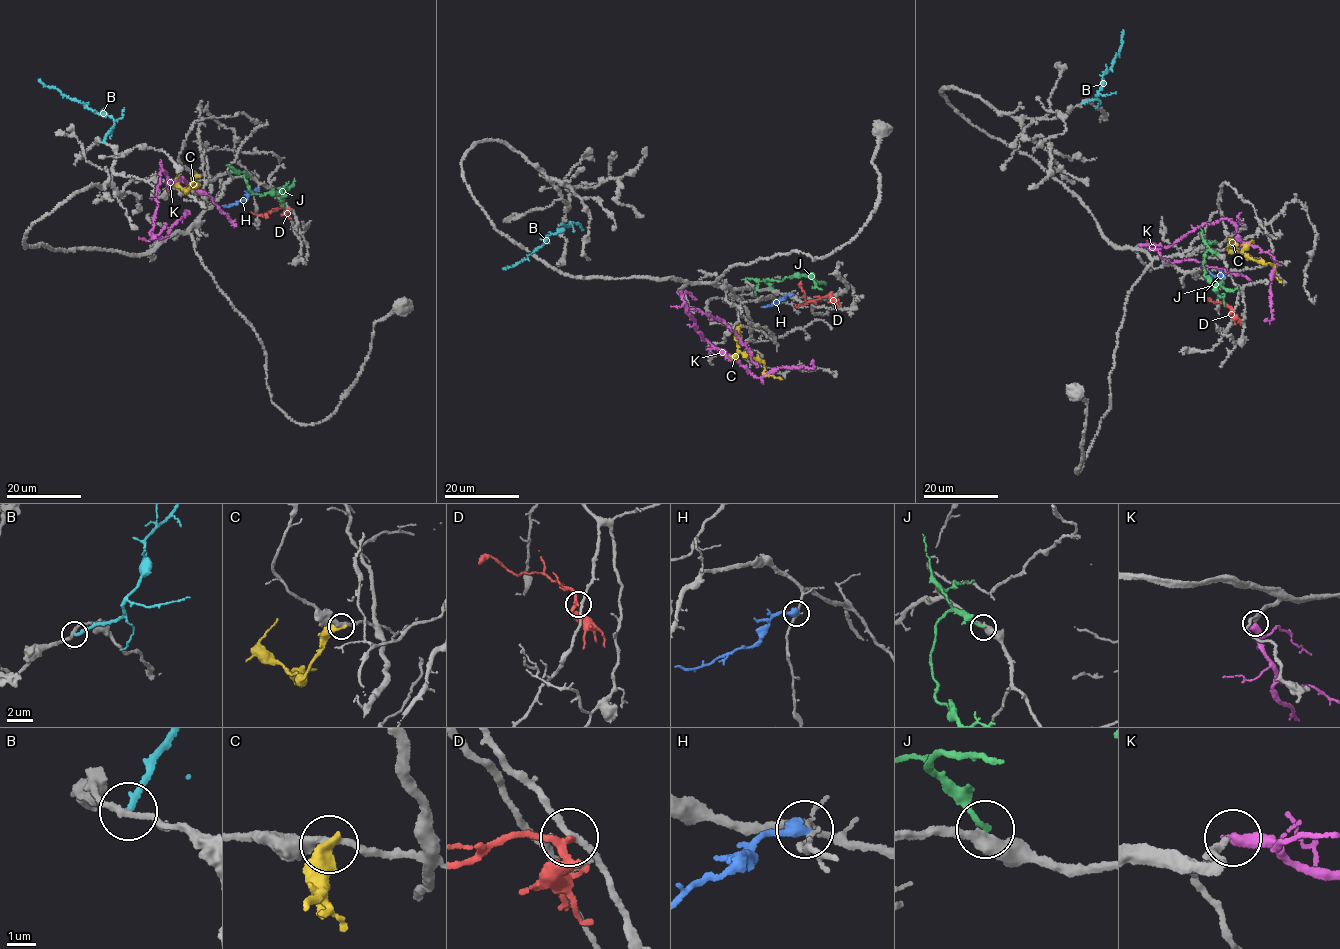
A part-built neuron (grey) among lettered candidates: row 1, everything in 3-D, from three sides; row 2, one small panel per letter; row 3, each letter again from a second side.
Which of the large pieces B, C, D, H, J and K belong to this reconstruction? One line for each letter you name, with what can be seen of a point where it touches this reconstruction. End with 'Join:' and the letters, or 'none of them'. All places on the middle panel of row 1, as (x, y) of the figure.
K: Touches grey at (680, 291)
Join: K

